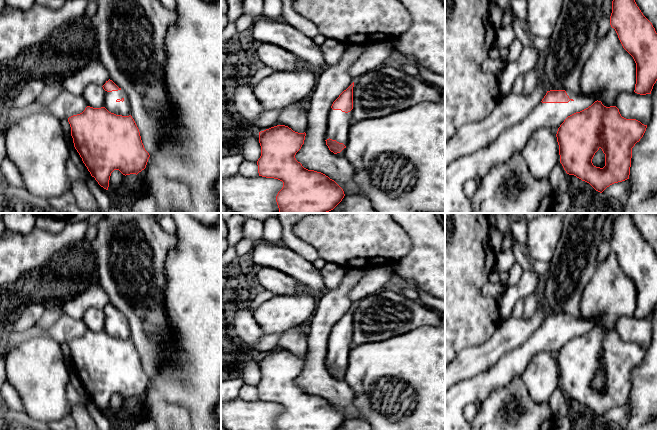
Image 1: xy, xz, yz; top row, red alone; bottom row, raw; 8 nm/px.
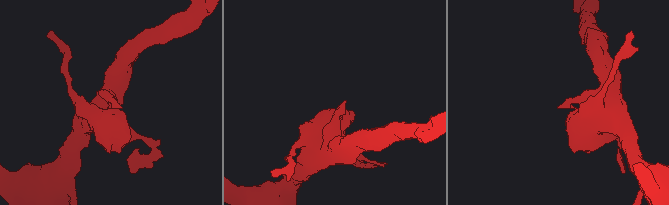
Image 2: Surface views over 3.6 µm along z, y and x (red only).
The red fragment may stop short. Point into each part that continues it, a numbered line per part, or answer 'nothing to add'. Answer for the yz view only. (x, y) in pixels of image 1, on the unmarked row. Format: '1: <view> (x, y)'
1: yz (549, 339)

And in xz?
1: xz (339, 346)

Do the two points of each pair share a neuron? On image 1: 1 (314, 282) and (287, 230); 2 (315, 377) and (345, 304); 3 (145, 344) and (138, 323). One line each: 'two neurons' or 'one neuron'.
1: two neurons
2: one neuron
3: one neuron

